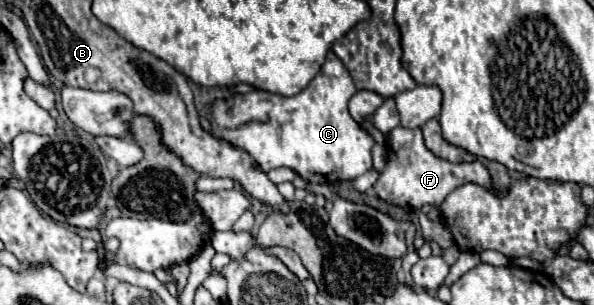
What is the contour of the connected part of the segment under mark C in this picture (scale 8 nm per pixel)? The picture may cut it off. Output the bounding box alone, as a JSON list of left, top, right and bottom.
[212,51,374,183]

